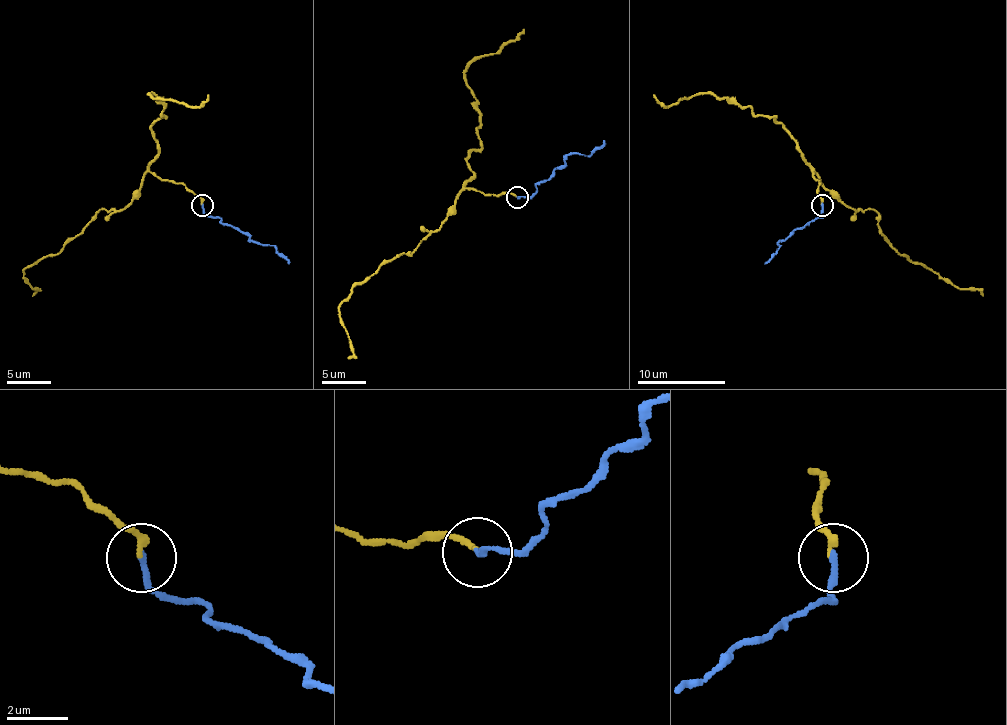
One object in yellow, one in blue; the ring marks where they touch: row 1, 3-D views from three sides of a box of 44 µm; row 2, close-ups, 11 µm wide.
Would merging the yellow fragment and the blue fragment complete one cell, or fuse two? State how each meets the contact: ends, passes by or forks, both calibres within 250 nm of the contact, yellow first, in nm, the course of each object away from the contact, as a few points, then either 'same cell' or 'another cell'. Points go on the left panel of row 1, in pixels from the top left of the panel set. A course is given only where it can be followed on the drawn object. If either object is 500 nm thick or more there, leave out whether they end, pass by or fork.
yellow ends there; blue ends there; 180 nm thick on the yellow side, 220 nm on the other; yellow runs (201, 205), (181, 183), (148, 172), (122, 209), (100, 209), (65, 247), (23, 271), (38, 291), (32, 295); blue runs (201, 205), (206, 214), (217, 216), (254, 242), (272, 245), (289, 264); same cell

